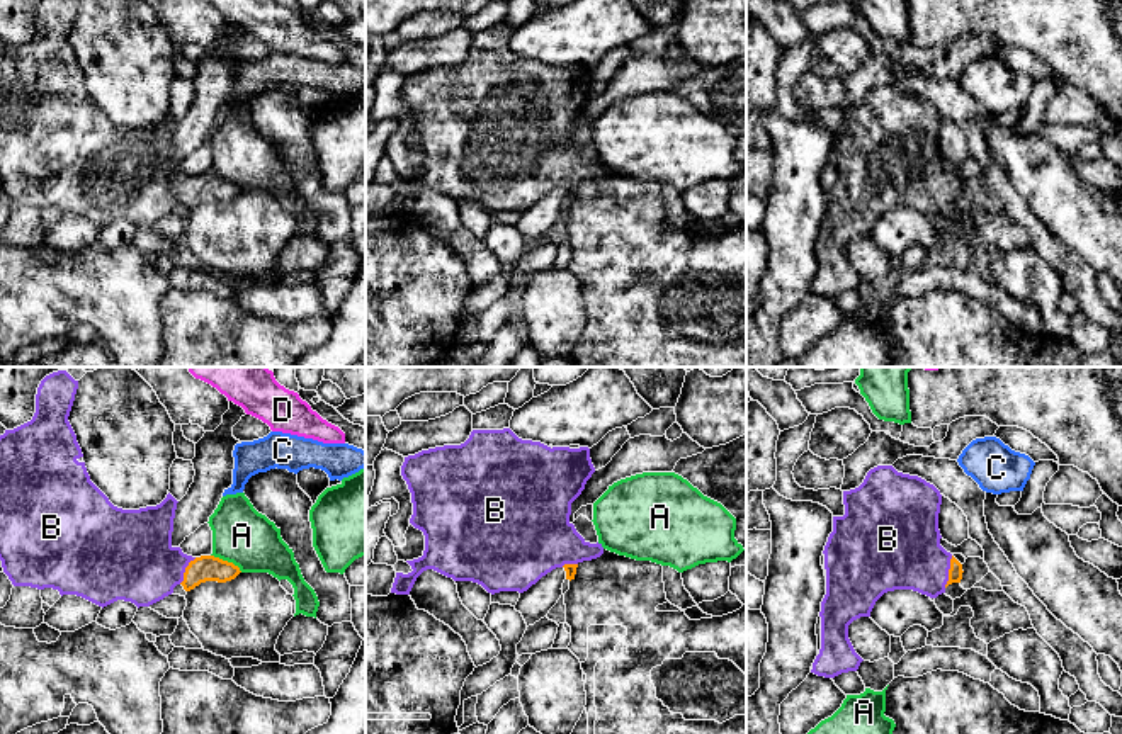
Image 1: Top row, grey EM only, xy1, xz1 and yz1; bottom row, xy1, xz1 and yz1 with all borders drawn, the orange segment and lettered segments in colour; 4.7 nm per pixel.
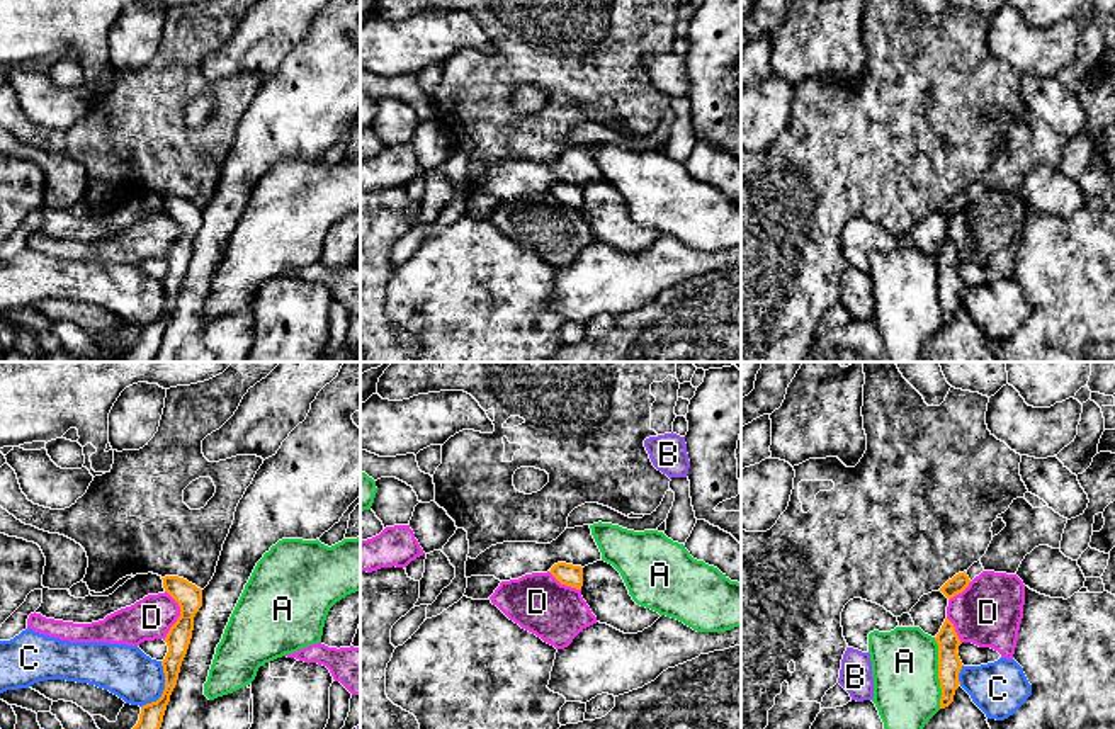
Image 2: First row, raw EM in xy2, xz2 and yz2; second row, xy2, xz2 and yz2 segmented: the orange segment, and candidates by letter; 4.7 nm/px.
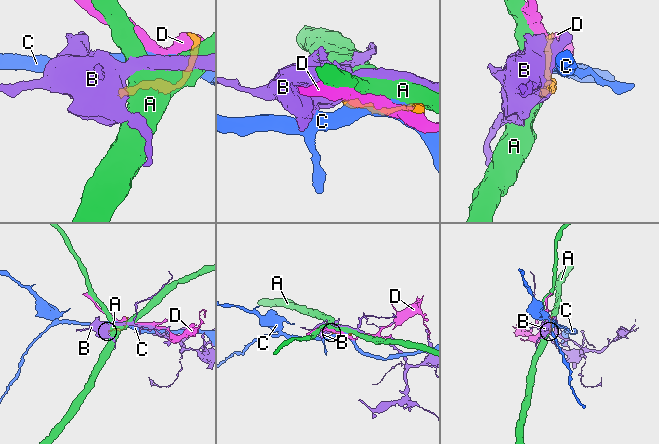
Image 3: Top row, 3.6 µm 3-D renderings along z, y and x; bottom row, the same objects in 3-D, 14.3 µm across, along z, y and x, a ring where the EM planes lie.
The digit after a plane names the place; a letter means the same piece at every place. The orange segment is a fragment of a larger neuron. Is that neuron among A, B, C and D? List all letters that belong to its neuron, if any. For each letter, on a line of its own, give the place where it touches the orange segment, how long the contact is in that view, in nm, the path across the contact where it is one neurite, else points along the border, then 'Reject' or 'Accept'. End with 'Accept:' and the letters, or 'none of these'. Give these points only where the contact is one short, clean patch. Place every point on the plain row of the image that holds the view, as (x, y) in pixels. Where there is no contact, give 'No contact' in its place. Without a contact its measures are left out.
A: Touches orange at yz2 (939, 293). Shared border 340 nm. Reject
B: Touches orange at yz1 (949, 191). Shared border 160 nm. Path across: yz1 (956, 191), (949, 191), (929, 189), (901, 169). Accept
C: Touches orange at xy2 (165, 308). Shared border 240 nm. Boundary: xy2 (162, 281), (164, 311), (141, 327). Reject
D: Touches orange at xy2 (181, 235). Shared border 240 nm. Boundary: xy2 (165, 209), (177, 223), (179, 237), (164, 259). Reject
Accept: B

